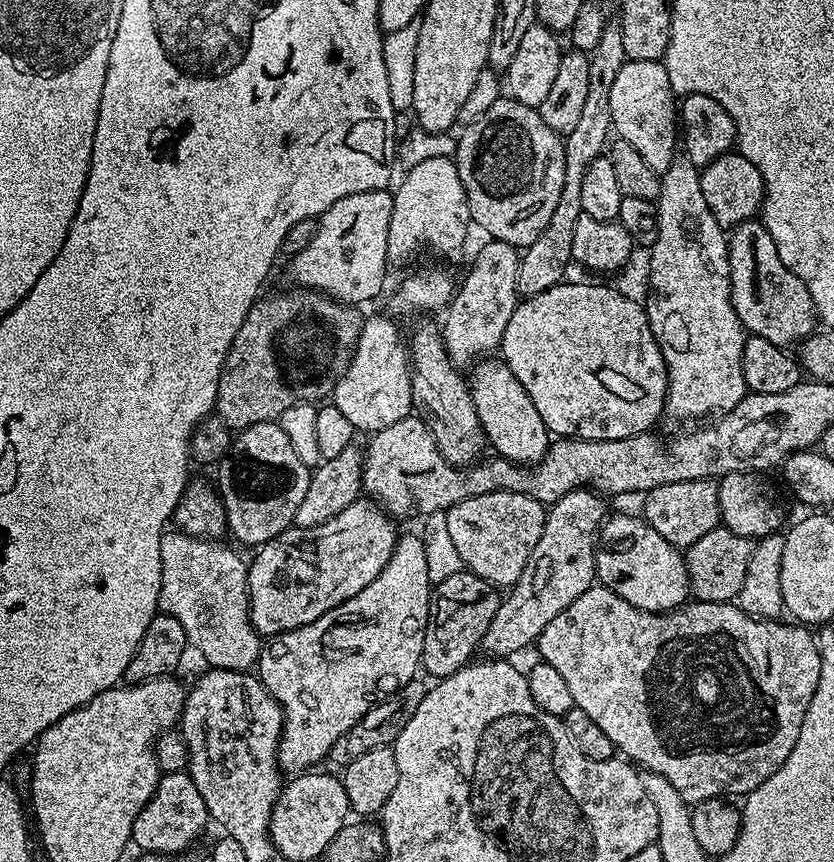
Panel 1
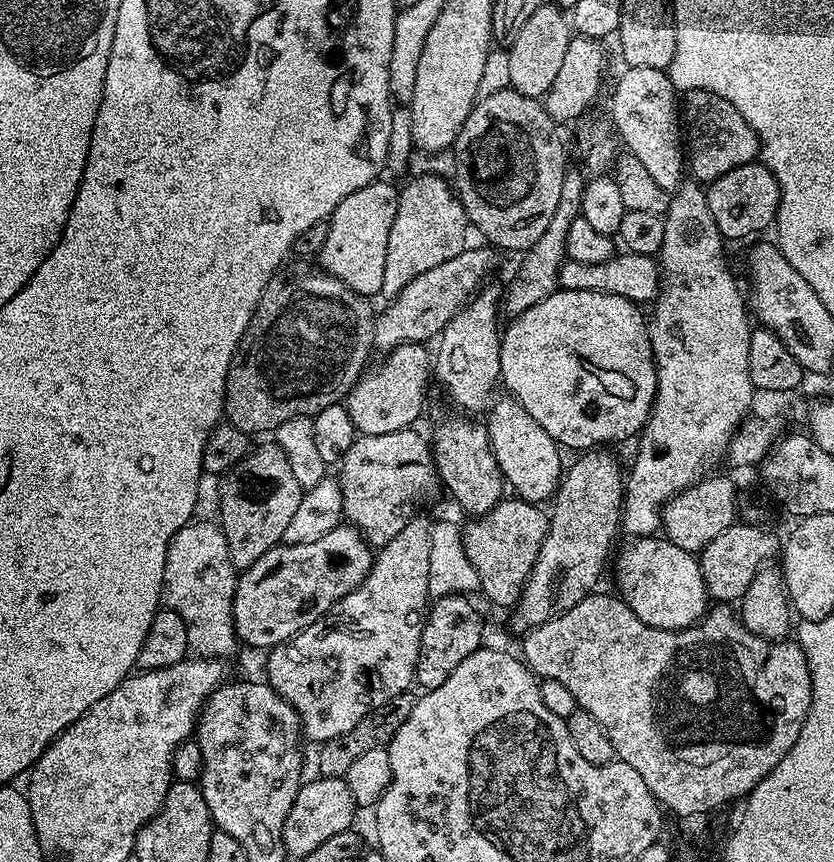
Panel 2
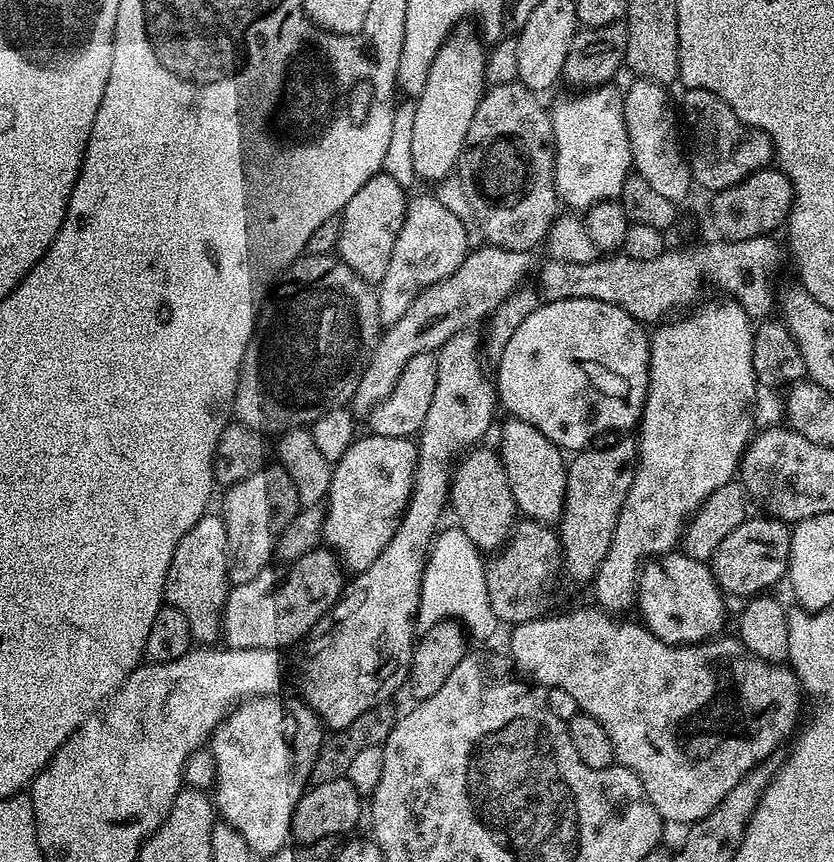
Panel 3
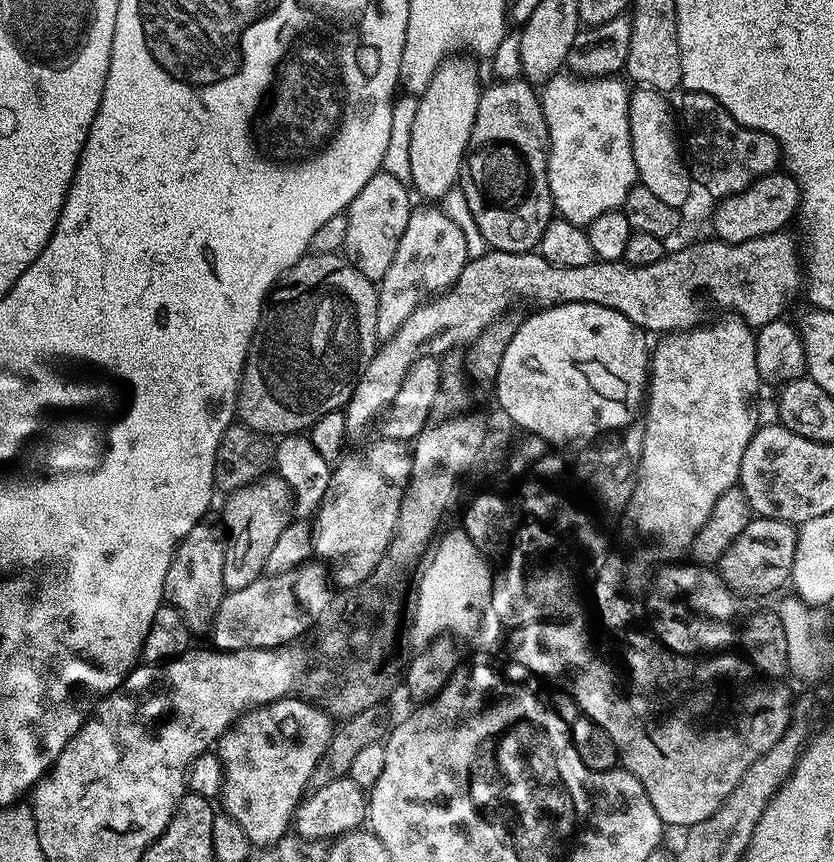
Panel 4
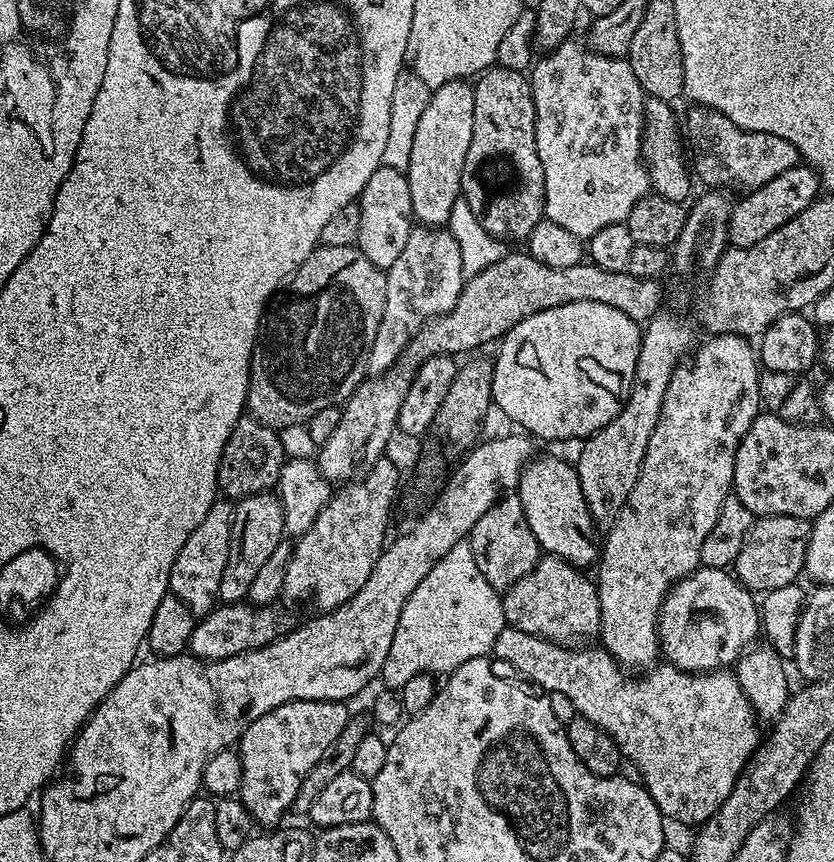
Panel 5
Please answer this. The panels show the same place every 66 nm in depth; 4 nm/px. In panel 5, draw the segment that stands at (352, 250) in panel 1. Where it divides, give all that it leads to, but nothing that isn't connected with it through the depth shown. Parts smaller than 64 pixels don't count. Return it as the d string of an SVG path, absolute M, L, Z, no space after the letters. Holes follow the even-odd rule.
M383 166L374 170L374 174L370 174L370 182L366 182L366 186L360 191L358 203L361 221L355 247L359 248L362 254L366 254L366 258L370 258L374 266L386 270L394 266L396 259L401 256L414 227L407 175Z

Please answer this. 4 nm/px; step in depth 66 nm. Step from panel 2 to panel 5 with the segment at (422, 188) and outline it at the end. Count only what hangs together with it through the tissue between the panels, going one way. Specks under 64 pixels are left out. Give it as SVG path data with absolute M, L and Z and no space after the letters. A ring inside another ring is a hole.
M440 226L413 227L401 256L394 266L386 269L386 306L382 310L382 322L378 322L378 334L374 334L374 342L370 346L369 373L383 374L389 368L395 368L406 346L427 320L454 310L465 281L462 254L451 231Z

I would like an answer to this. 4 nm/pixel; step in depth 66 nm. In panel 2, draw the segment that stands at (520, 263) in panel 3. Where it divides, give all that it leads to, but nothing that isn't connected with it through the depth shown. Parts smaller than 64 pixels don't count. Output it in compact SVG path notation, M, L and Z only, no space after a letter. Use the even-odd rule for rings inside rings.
M465 247L450 262L442 262L442 266L434 266L434 270L426 270L407 284L387 305L384 313L375 317L376 329L372 335L372 343L381 353L387 354L399 344L424 344L428 339L439 337L441 330L448 325L450 318L476 295L485 283L488 271L492 268L493 249ZM492 251L492 252L491 252ZM484 280L484 281L483 281Z

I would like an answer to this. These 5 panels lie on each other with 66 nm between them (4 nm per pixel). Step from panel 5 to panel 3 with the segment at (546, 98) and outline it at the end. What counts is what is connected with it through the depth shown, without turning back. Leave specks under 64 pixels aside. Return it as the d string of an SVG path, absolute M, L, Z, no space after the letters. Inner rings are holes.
M612 87L589 88L551 105L556 194L572 207L569 209L587 210L604 200L617 199L626 178L633 171L624 121L624 92Z

